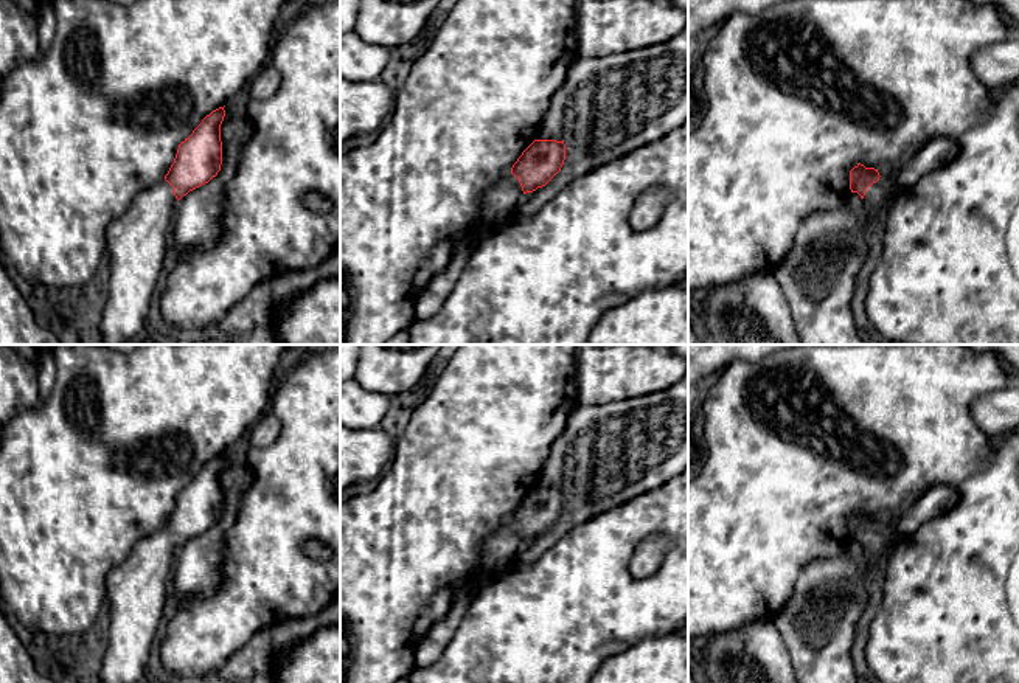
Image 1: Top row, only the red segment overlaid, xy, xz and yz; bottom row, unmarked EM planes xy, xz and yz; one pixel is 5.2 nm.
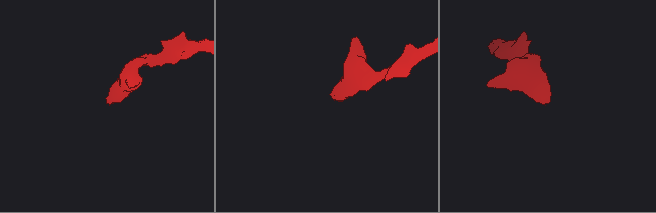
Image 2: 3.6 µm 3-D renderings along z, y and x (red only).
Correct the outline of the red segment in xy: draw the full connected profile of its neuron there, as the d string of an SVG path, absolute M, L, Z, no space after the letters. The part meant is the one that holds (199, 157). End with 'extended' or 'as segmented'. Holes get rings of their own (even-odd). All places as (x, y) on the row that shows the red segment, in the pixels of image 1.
M224 107L207 115L179 144L165 179L138 192L129 210L107 225L110 283L101 321L104 345L124 345L141 332L177 202L221 171L224 116Z; extended

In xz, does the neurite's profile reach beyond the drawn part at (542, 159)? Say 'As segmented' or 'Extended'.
Extended

